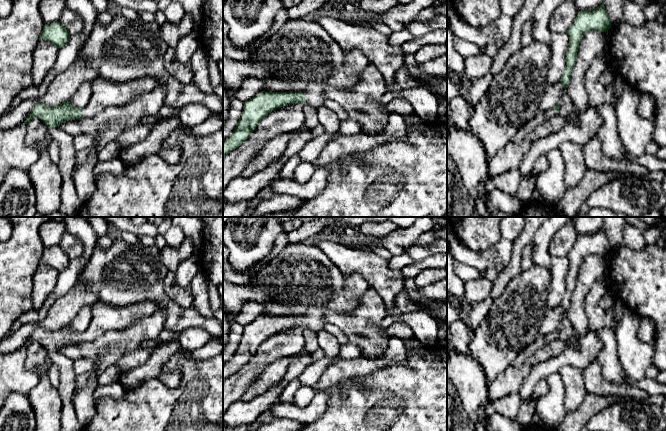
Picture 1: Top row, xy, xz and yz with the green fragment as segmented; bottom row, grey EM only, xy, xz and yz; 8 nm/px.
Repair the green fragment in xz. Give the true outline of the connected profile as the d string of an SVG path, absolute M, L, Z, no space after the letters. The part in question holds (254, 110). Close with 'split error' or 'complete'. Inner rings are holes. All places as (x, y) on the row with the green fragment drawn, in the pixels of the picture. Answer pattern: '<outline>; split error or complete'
M342 49L342 51L343 63L334 68L326 80L320 83L307 83L304 92L262 91L249 101L244 102L237 127L223 142L223 157L249 138L259 122L272 111L293 103L304 103L306 107L318 109L327 104L324 95L326 87L348 88L356 85L361 73L370 64L370 60L358 49Z; split error

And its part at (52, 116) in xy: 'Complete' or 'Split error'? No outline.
Split error

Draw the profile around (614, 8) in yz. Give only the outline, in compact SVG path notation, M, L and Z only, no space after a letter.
M603 0L603 6L613 26L619 25L624 20L623 5L626 0Z

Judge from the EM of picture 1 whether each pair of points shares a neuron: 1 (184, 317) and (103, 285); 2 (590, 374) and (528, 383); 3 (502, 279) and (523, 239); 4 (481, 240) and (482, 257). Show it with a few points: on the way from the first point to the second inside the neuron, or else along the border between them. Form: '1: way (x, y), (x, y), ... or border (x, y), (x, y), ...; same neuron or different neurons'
1: way (164, 301), (148, 285), (123, 285); same neuron
2: border (595, 358), (583, 370); different neurons
3: way (512, 269), (517, 249); same neuron
4: border (501, 237), (482, 251), (473, 251), (461, 242); different neurons

